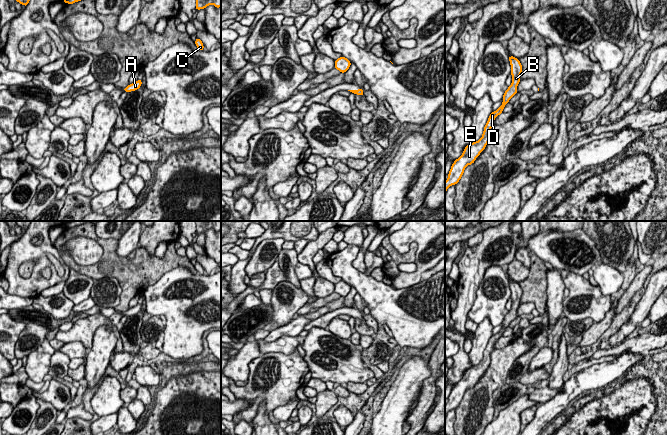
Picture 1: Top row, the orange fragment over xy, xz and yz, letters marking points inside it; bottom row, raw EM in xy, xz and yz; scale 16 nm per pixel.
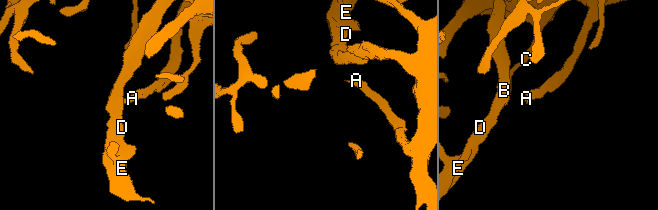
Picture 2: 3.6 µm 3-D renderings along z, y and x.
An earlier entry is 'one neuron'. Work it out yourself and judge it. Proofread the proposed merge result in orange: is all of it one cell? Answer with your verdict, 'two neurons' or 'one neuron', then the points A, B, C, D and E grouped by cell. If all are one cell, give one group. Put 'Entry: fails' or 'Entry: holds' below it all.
one neuron | A B C D E
Entry: holds

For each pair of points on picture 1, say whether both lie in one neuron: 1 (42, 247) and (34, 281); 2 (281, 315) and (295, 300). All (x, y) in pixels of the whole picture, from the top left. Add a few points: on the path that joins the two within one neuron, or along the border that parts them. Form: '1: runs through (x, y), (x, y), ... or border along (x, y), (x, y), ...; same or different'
1: runs through (40, 255), (40, 265), (36, 273); same
2: runs through (284, 311), (291, 304); same

